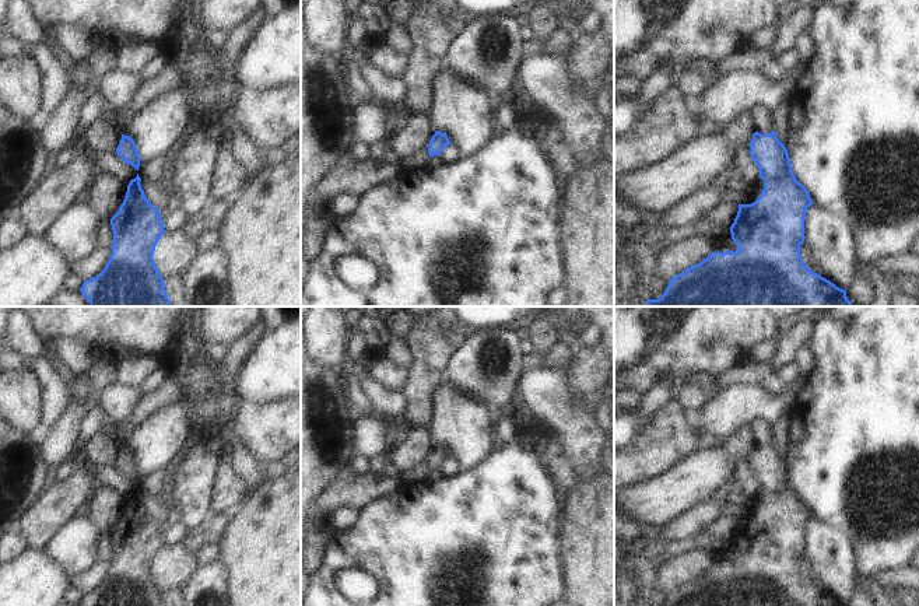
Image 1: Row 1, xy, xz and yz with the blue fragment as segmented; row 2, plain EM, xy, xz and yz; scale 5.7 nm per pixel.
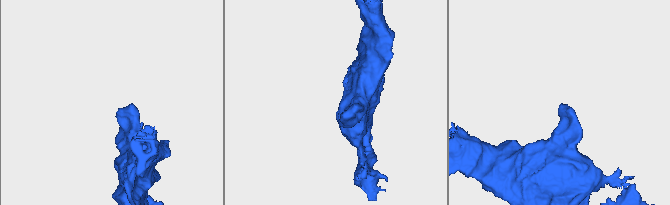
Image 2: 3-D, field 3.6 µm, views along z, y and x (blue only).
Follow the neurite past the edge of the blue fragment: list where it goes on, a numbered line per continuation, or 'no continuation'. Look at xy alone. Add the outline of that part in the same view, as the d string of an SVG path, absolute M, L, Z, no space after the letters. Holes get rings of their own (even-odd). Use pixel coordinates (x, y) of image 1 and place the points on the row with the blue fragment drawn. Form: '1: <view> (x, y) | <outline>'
no continuation

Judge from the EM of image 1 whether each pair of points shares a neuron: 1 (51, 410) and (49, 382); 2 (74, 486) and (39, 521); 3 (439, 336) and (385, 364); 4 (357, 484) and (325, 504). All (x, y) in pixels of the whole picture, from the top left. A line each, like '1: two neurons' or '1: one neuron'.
1: one neuron
2: one neuron
3: two neurons
4: one neuron

